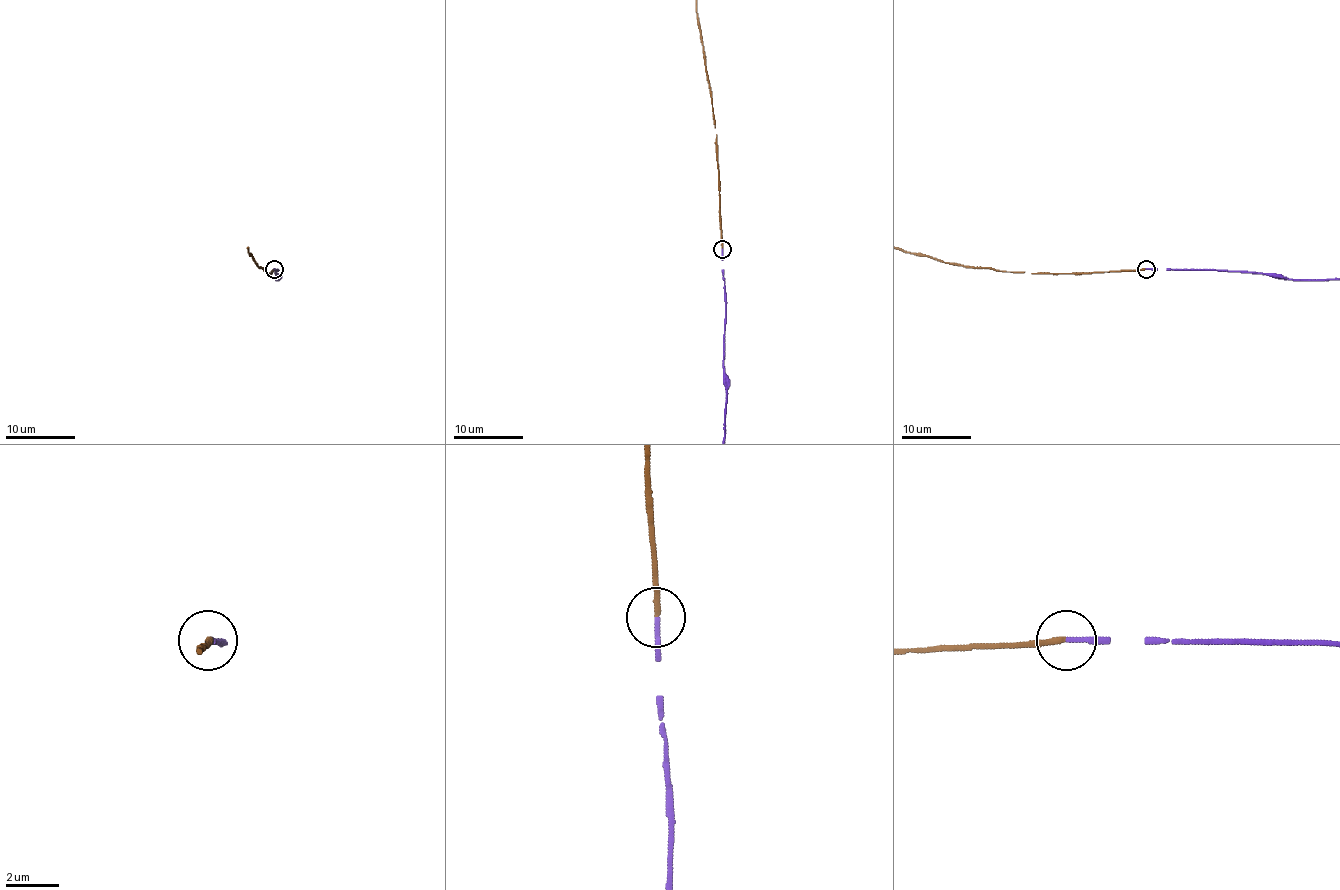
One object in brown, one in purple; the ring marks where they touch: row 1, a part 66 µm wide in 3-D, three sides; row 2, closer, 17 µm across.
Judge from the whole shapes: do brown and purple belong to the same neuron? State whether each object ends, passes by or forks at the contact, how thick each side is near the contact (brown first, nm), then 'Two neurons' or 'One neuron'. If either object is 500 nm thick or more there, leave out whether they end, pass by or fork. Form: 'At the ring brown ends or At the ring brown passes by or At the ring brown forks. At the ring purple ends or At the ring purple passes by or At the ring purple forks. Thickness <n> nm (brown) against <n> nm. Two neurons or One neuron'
At the ring brown ends. At the ring purple ends. Thickness 220 nm (brown) against 180 nm. One neuron

